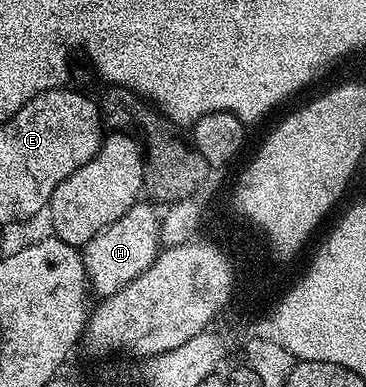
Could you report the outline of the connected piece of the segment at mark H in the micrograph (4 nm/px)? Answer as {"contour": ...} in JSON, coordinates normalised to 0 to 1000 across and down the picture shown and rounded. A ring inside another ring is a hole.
{"contour":[[[383,519],[361,530],[342,561],[320,561],[309,581],[276,592],[265,612],[243,620],[221,643],[227,682],[238,698],[238,729],[262,765],[290,767],[320,757],[320,747],[342,747],[352,726],[385,716],[407,685],[432,664],[440,630],[434,625],[437,548],[410,522]]]}

